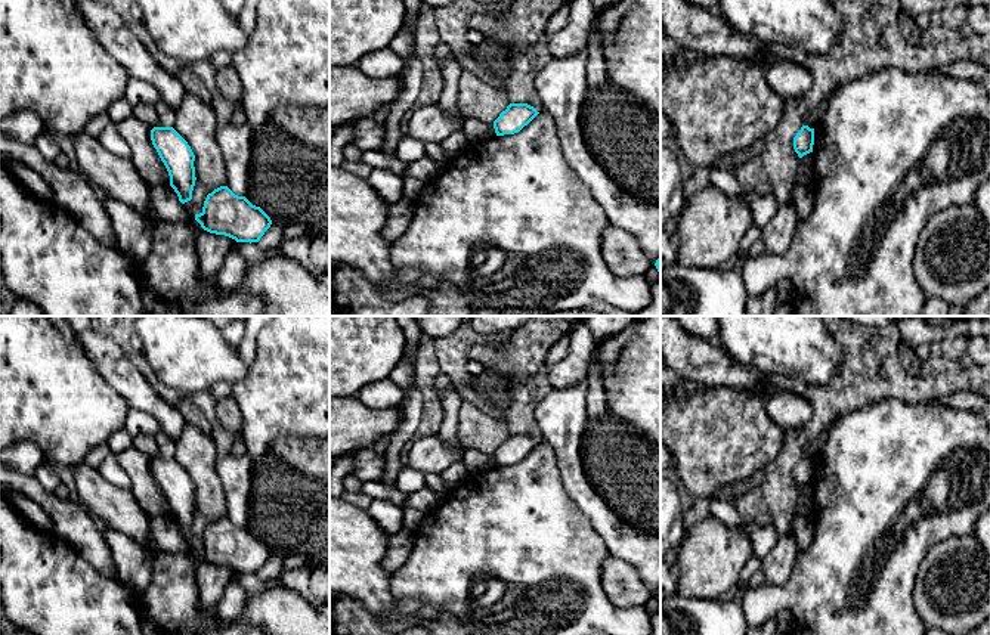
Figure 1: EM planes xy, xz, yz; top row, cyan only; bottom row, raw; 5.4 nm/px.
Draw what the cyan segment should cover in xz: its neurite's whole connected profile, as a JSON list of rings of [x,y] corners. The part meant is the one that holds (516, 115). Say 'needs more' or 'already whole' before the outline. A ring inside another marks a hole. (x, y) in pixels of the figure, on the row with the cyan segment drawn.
already whole | [[[510,103],[494,121],[496,136],[519,133],[539,112],[528,103]]]

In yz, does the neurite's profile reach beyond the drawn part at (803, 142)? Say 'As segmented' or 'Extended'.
As segmented

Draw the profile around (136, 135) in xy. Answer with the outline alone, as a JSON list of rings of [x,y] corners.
[[[133,115],[117,124],[118,134],[132,149],[132,162],[149,185],[170,185],[168,171],[151,140],[151,128]]]

